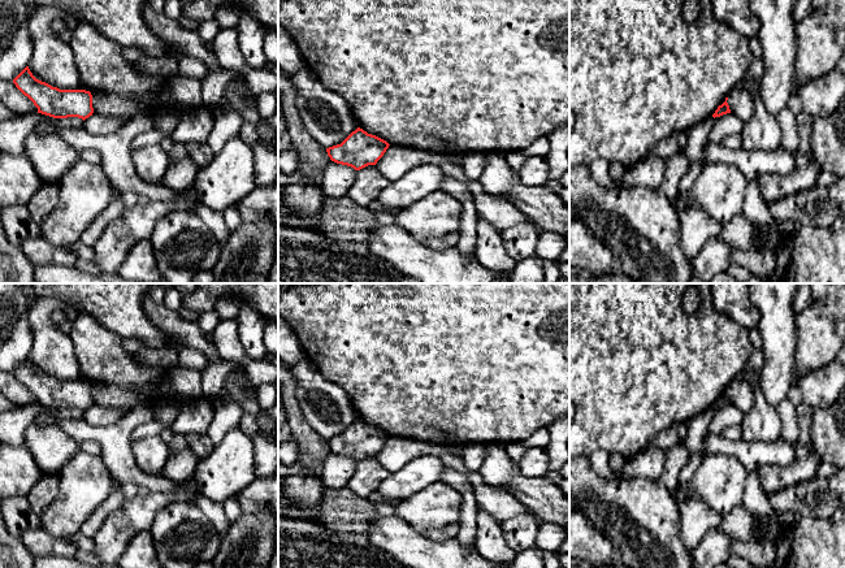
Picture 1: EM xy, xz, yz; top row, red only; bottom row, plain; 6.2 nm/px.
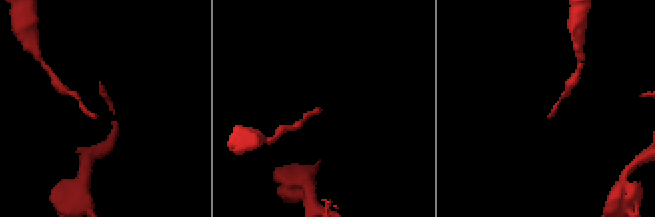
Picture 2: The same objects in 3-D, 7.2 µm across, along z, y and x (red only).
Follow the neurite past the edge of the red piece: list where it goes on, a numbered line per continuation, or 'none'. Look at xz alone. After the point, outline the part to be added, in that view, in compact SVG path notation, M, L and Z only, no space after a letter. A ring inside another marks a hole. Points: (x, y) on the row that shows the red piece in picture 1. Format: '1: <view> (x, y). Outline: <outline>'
none

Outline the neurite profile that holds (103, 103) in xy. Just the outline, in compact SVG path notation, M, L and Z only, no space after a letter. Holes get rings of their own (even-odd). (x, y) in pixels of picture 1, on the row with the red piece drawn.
M91 92L94 113L113 117L134 117L148 113L150 105L142 100L125 99L109 92Z

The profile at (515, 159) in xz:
M512 151L506 153L506 160L515 173L519 173L526 159L528 156L523 151Z

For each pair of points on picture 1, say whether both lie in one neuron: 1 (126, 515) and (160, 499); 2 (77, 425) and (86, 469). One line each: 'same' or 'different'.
1: same
2: different

